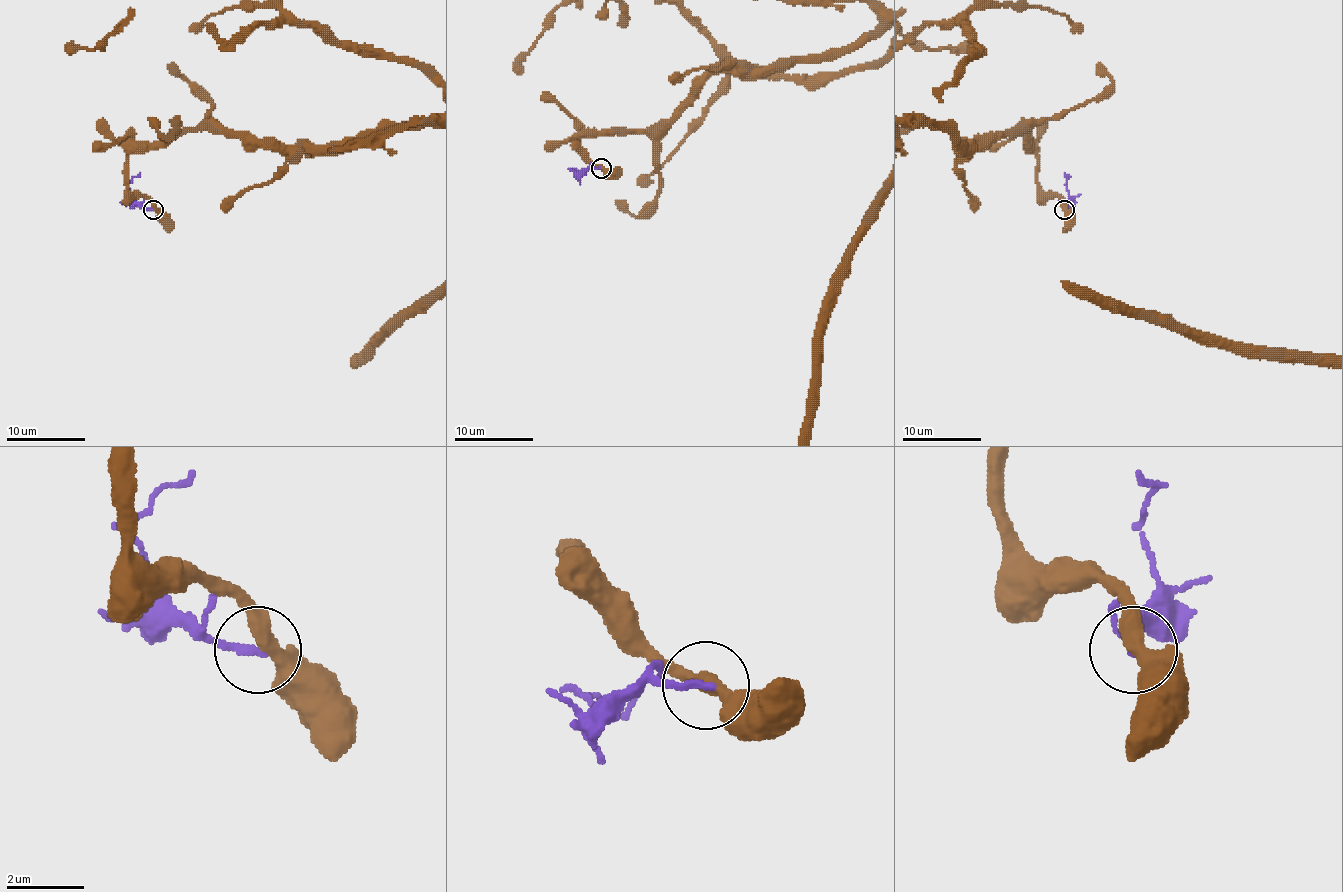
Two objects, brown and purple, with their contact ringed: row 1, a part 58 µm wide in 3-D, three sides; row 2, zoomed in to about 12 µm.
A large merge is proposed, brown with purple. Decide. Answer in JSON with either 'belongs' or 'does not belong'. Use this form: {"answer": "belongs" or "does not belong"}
{"answer": "does not belong"}

